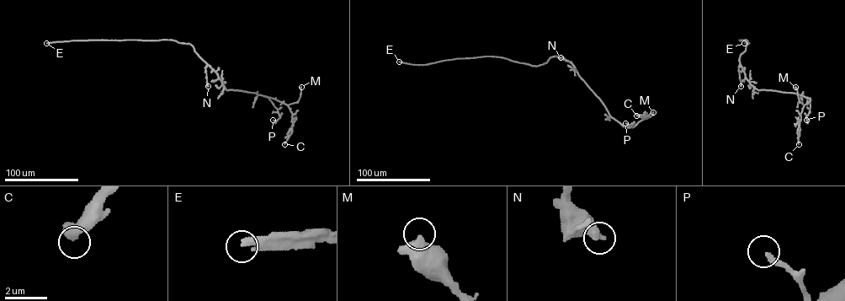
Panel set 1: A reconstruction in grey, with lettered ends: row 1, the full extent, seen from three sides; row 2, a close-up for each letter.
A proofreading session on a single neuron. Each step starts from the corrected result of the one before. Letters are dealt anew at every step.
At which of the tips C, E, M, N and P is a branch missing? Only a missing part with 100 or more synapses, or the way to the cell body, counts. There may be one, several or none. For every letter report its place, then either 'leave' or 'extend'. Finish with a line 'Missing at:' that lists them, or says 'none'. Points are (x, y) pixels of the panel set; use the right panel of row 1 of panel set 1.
C: at (799, 144); leave
E: at (744, 43); extend
M: at (795, 87); leave
N: at (741, 86); leave
P: at (806, 120); leave
Missing at: E

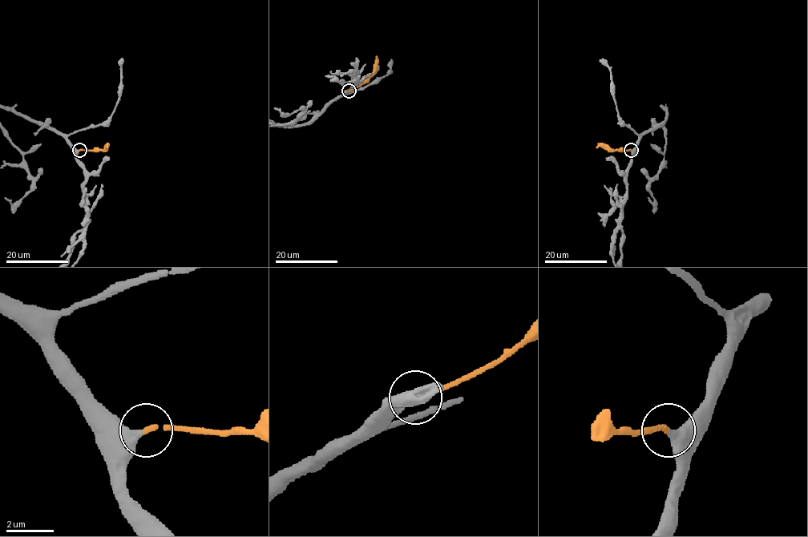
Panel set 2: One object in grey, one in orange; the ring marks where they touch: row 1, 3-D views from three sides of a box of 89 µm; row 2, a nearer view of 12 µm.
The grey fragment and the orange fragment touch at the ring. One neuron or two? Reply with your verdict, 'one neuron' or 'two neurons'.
one neuron

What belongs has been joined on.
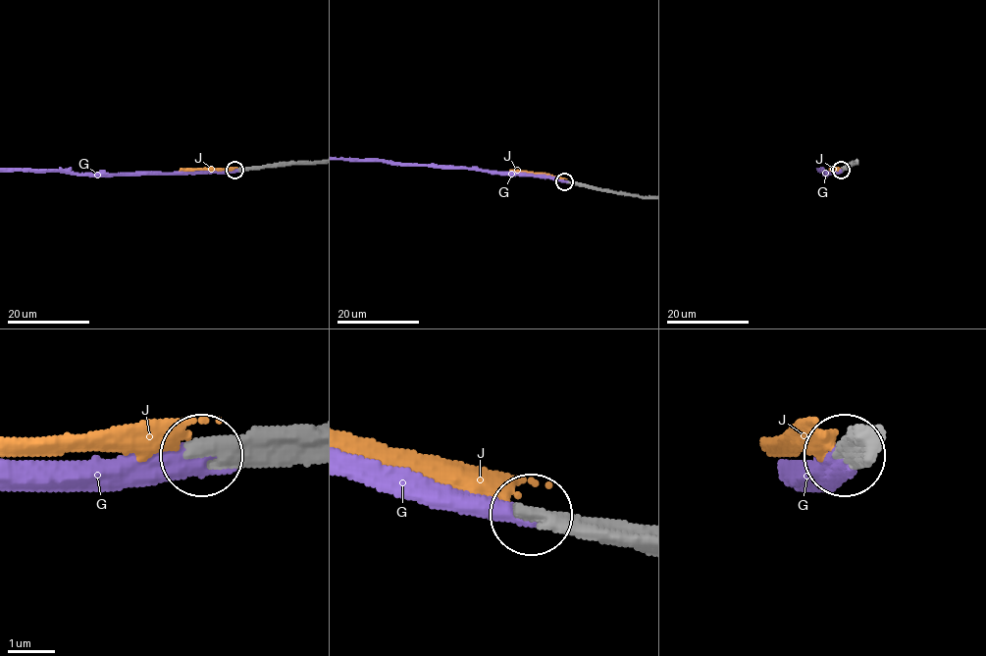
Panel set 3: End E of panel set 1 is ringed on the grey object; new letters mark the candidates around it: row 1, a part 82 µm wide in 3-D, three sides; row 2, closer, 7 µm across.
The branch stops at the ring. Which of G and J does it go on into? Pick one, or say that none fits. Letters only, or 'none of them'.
G

